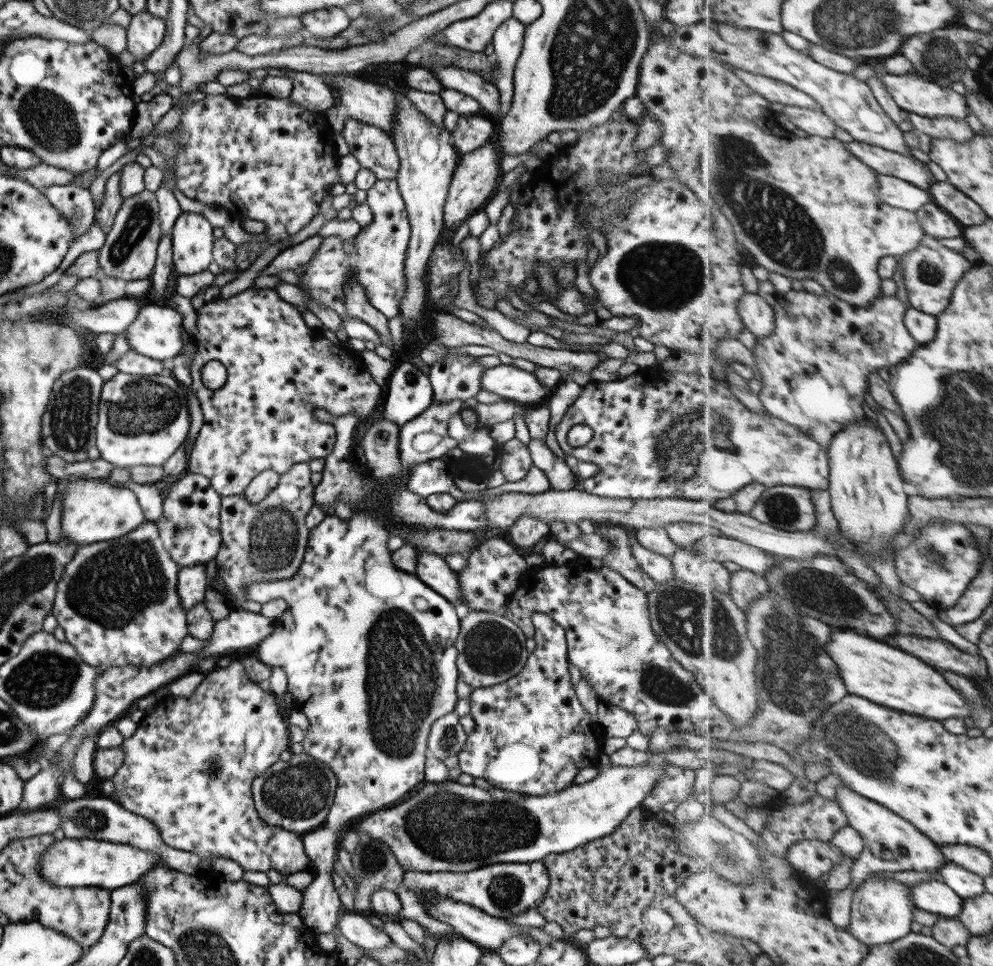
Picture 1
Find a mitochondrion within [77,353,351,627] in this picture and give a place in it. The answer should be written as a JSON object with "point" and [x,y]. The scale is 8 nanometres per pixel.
{"point":[142,408]}

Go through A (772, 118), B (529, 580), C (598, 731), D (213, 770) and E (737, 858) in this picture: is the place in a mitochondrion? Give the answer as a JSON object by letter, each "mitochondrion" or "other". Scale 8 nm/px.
{"A":"other","B":"other","C":"other","D":"mitochondrion","E":"mitochondrion"}

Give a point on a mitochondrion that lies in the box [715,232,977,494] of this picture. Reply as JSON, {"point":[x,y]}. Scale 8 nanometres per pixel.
{"point":[931,274]}

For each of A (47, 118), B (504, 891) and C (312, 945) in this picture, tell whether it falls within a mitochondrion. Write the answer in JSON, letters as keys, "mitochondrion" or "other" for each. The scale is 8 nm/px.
{"A":"mitochondrion","B":"mitochondrion","C":"other"}

